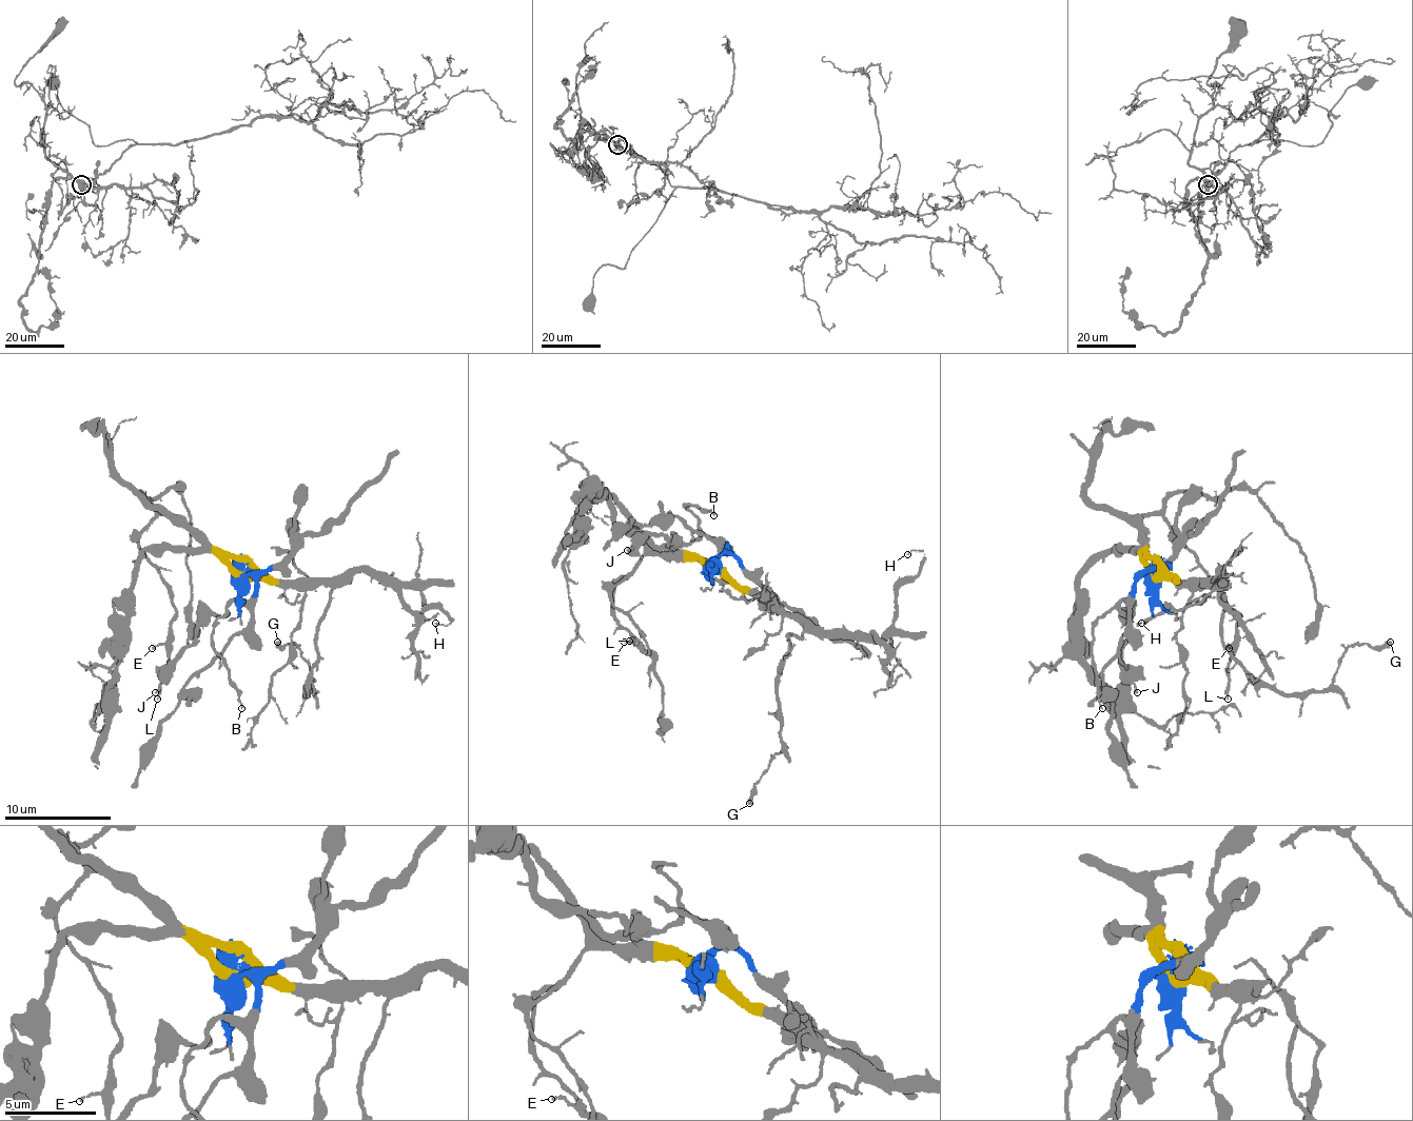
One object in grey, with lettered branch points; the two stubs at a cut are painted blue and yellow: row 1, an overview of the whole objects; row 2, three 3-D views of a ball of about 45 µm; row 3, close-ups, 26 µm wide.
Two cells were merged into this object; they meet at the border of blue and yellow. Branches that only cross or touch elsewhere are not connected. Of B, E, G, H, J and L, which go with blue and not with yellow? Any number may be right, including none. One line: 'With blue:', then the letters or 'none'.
With blue: B, J

